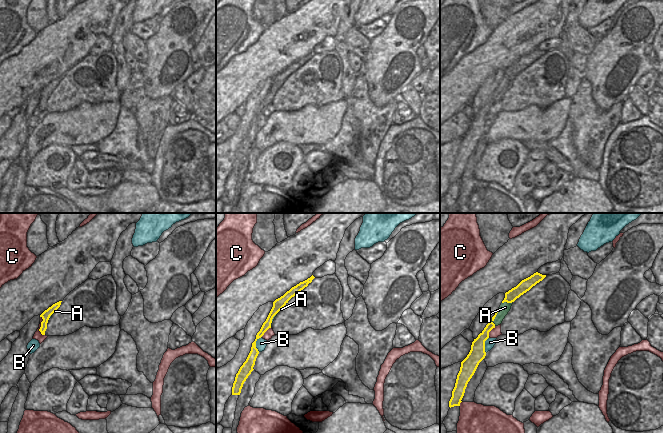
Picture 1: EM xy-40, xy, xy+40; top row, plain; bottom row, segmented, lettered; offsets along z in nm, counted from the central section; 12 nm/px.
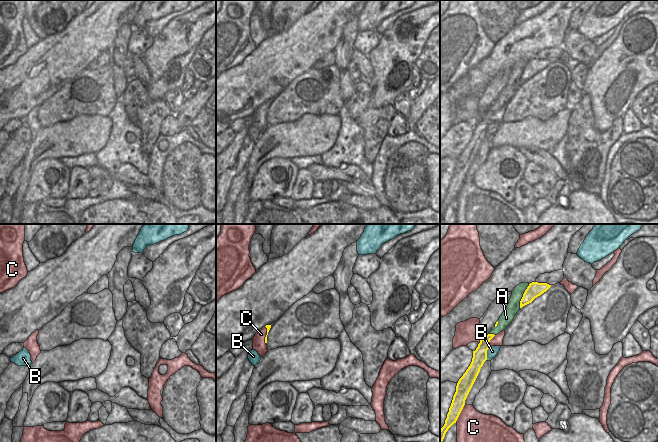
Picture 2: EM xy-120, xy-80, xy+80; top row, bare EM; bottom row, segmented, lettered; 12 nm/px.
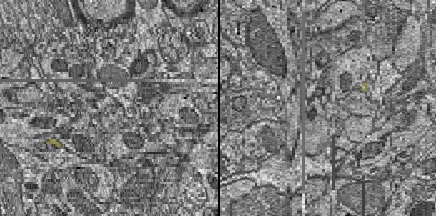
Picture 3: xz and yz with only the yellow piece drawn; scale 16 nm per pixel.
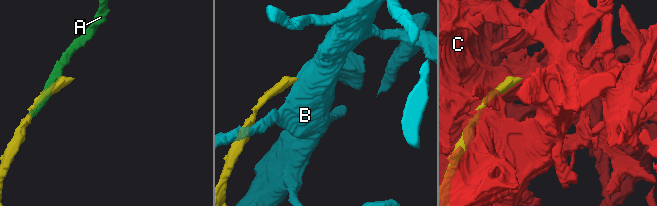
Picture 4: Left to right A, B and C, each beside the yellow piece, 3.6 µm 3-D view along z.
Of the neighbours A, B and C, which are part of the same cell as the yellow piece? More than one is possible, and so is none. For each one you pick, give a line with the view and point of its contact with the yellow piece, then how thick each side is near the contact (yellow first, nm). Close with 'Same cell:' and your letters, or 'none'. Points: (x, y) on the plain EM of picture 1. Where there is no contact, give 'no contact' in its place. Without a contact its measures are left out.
A: contact xy+40 (507, 78); calibres 140 and 130 nm
Same cell: A

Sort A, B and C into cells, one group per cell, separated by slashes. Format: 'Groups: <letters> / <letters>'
Groups: A / B / C

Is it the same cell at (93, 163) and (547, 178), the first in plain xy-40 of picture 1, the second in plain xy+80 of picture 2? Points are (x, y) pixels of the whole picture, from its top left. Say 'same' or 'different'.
different

